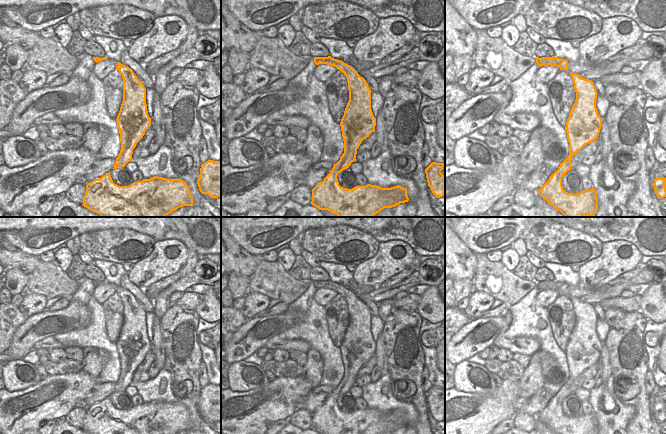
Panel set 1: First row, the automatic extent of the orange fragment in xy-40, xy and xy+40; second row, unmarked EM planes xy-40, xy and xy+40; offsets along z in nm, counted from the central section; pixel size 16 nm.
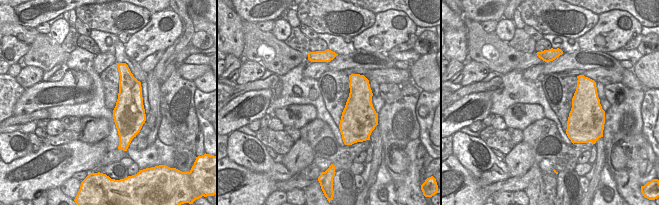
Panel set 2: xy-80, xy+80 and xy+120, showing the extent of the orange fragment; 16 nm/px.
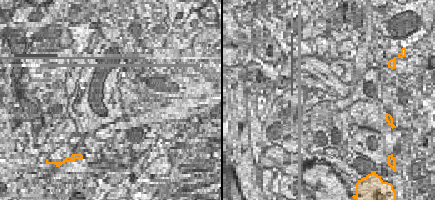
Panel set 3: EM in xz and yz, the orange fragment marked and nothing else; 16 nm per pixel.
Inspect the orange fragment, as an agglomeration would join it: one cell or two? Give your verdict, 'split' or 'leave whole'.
leave whole

